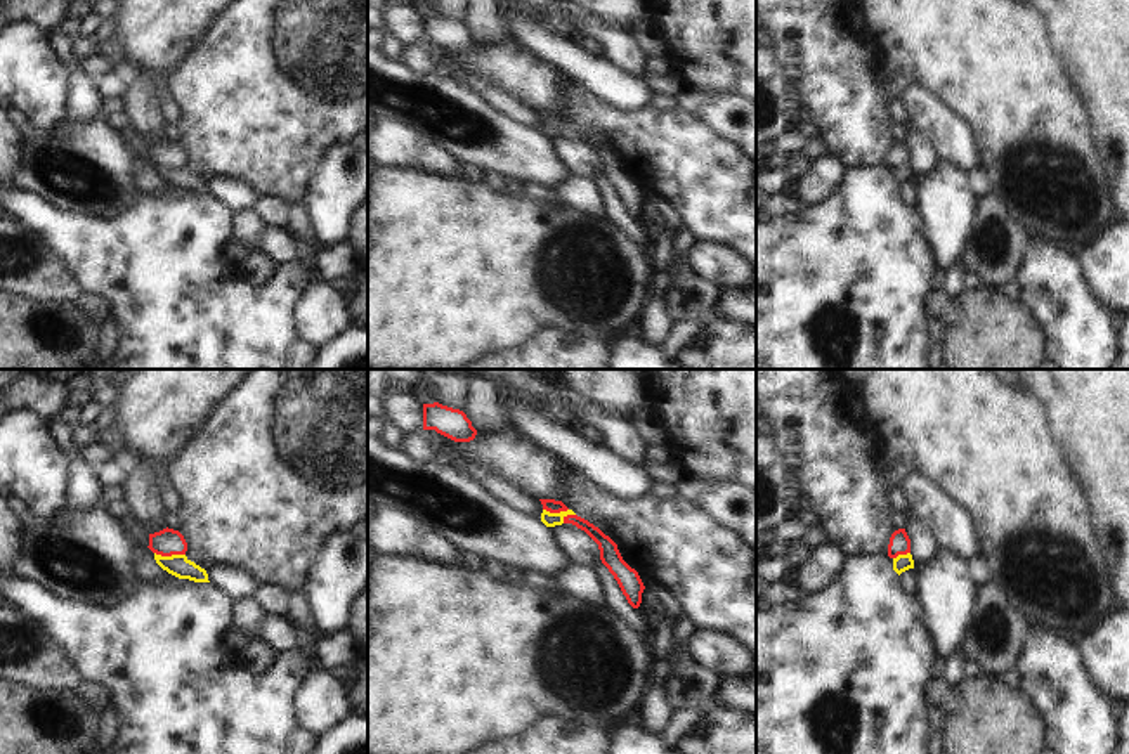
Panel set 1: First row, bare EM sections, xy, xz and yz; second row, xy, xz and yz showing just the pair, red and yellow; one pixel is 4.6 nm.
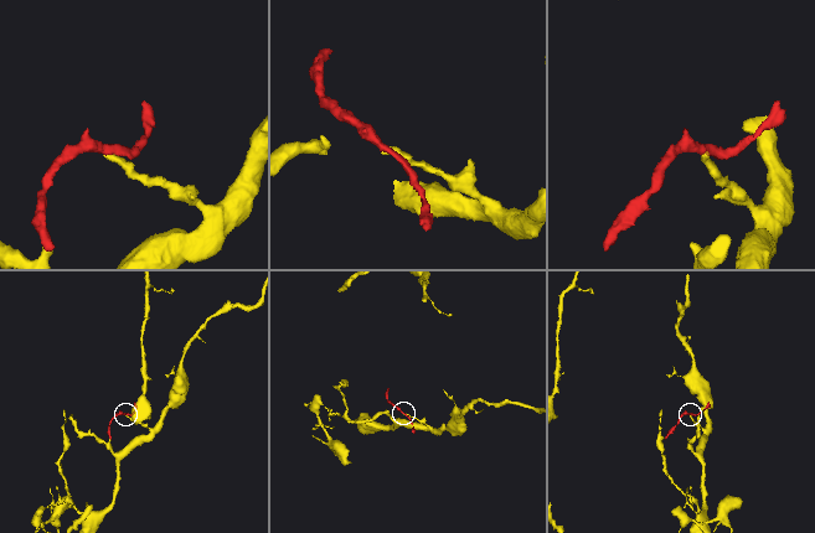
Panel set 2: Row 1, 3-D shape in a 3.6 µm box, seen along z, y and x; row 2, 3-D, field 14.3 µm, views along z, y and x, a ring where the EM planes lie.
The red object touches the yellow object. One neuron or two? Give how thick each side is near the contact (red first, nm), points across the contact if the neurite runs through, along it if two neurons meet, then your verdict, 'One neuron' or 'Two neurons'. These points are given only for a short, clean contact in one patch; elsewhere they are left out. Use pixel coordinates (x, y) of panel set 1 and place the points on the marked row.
Thickness 60 nm (red) against 70 nm. Boundary: xz (543, 508), (574, 515). Two neurons.

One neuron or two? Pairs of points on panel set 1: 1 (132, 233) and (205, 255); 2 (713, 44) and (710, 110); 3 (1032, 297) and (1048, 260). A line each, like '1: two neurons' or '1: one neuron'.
1: one neuron
2: two neurons
3: one neuron

